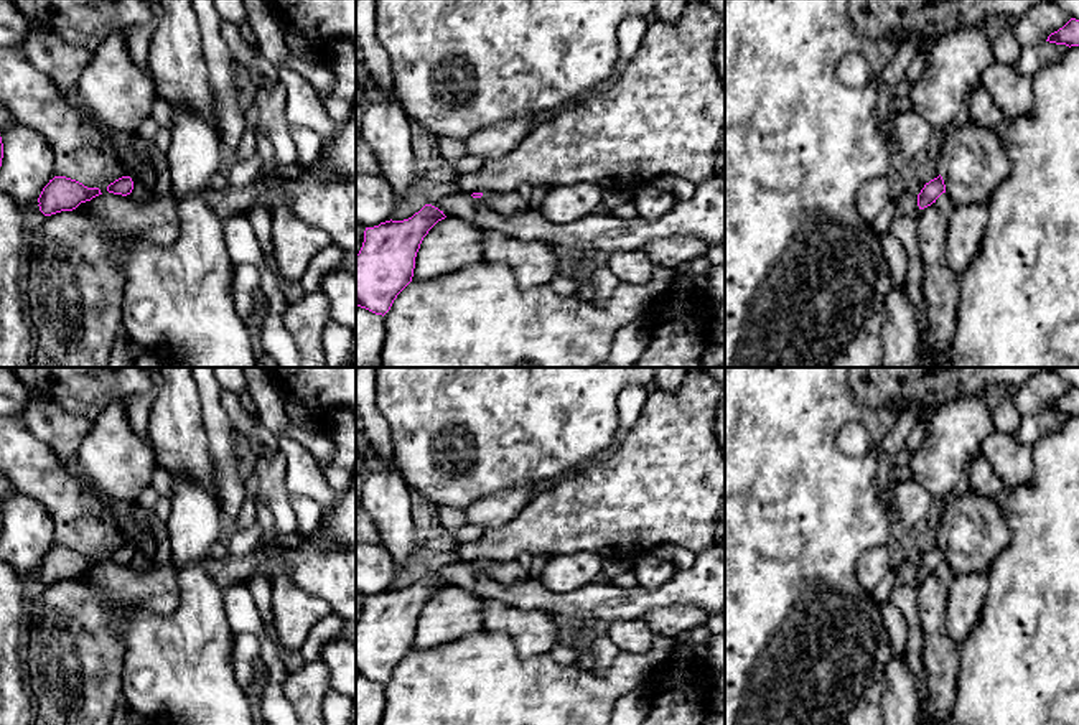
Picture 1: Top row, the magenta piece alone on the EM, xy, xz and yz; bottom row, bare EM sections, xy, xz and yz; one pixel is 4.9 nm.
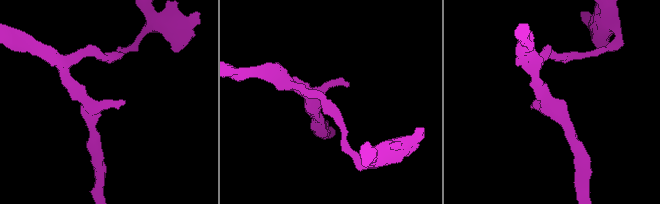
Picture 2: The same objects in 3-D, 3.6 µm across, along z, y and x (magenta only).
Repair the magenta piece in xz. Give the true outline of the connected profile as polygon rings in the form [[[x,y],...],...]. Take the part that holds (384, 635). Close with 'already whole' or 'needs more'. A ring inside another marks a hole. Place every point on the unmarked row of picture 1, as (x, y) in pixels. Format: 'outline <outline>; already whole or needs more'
outline [[[425,573],[409,588],[366,596],[356,624],[356,674],[384,685],[412,651],[423,606],[445,587],[443,580]]]; already whole

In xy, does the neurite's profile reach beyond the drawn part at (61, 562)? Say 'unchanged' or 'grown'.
unchanged

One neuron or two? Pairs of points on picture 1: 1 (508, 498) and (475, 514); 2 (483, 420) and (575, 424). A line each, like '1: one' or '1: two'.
1: one
2: one

